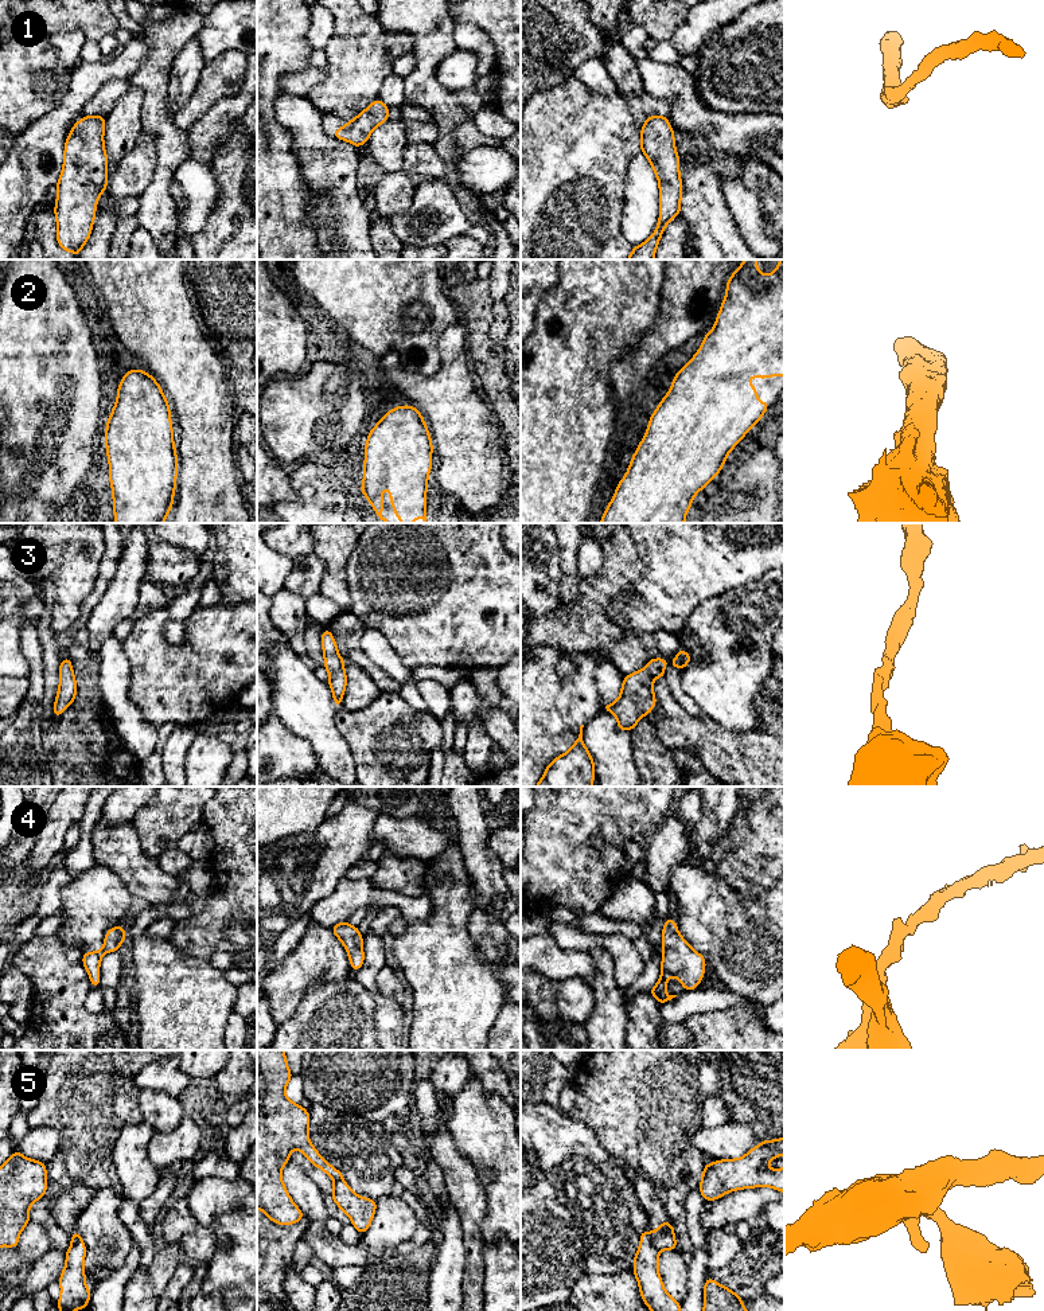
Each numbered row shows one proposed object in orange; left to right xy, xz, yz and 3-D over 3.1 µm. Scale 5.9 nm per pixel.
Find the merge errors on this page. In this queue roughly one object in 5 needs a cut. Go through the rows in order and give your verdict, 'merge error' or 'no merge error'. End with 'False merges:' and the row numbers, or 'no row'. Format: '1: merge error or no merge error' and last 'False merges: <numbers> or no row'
1: no merge error
2: no merge error
3: no merge error
4: no merge error
5: merge error
False merges: 5

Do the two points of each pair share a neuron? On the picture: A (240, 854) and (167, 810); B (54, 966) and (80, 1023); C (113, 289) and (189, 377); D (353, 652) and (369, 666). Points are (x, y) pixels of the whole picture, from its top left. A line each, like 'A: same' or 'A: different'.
A: different
B: same
C: same
D: same

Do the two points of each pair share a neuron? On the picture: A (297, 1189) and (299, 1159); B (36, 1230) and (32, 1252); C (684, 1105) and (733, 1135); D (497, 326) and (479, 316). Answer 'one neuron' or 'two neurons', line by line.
A: two neurons
B: one neuron
C: two neurons
D: two neurons

